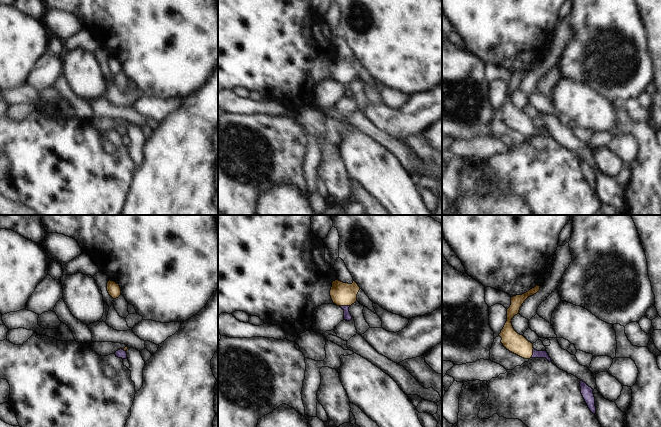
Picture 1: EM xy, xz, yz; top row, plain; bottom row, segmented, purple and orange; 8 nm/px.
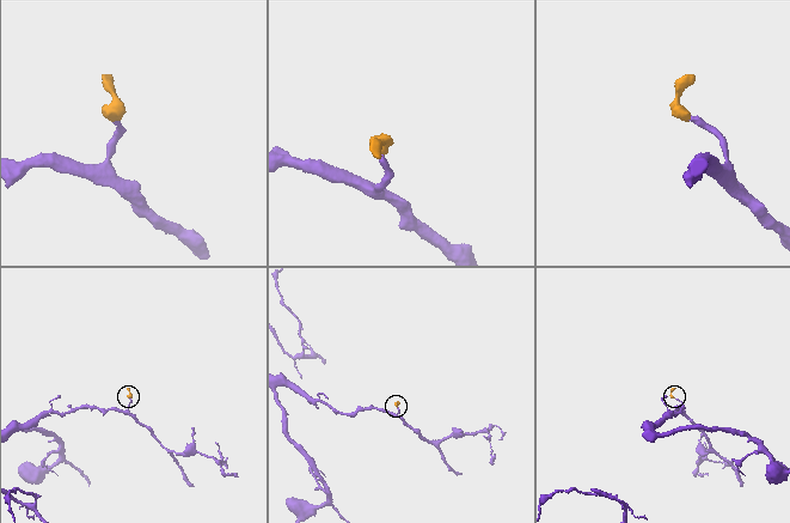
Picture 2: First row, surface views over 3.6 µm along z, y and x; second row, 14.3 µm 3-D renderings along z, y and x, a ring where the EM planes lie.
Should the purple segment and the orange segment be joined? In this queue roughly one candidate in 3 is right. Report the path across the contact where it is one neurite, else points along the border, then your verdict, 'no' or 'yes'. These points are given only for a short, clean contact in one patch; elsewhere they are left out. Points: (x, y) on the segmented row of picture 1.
way xz (347, 316), (345, 306), (345, 298), (342, 294); yes

